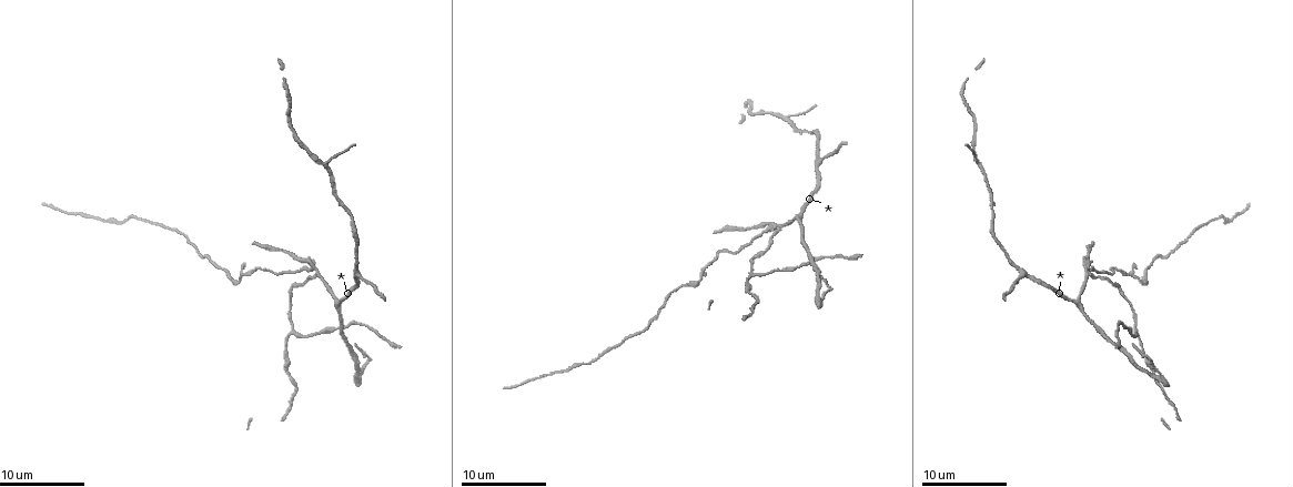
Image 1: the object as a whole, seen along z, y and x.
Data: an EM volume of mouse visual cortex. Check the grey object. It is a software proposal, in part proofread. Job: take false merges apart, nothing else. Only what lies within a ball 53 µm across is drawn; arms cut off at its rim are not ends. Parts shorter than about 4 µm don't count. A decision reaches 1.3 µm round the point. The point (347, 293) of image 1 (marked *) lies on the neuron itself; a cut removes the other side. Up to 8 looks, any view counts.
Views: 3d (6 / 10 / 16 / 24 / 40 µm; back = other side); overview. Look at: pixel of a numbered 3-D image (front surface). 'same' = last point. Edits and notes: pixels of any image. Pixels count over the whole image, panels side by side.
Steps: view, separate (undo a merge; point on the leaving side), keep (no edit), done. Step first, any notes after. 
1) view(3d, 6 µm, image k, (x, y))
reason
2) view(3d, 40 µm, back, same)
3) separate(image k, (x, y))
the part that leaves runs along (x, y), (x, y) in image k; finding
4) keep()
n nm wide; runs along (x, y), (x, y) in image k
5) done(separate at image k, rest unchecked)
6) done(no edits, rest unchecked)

view(3d, 10 µm, image 1, (1088, 262))
branch point

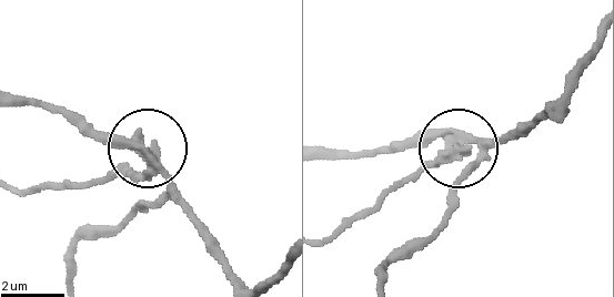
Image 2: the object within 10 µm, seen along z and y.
separate(image 2, (108, 172))
side arm 8 µm; the part that leaves runs along (147, 162), (78, 185), (13, 188) in image 2; a second neuron is stuck on

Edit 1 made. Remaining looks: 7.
view(3d, 6 µm, image 1, (359, 274))

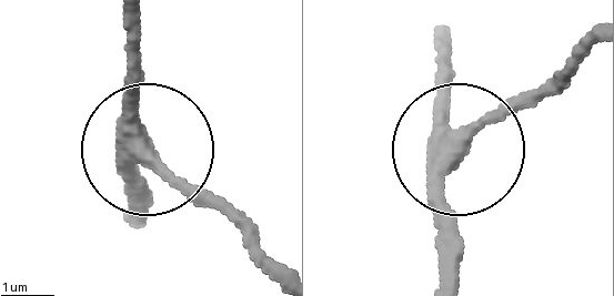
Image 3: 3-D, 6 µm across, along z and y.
keep()
side arm 5 µm; runs along (445, 282), (450, 162), (573, 61) in image 3; continuous, no second neuron

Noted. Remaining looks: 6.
view(3d, 16 µm, image 1, (336, 301))
three-way junction

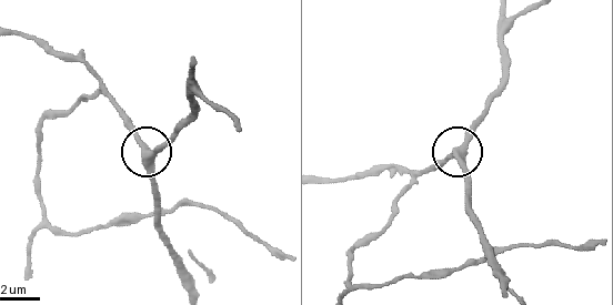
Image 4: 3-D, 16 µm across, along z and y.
keep()
340 nm wide; runs along (484, 111), (459, 149), (464, 187) in image 4; continuous, no second neuron

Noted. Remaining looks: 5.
view(3d, 10 µm, image 1, (292, 331))
arms part here

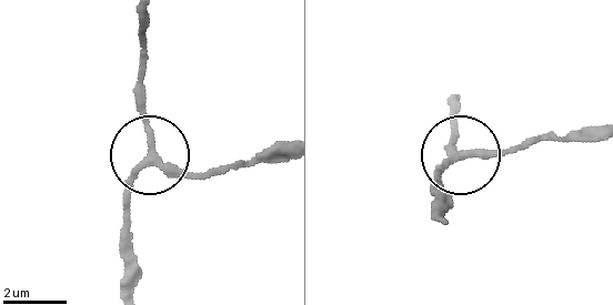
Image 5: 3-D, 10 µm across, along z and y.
view(3d, 6 µm, image 5, (153, 160))

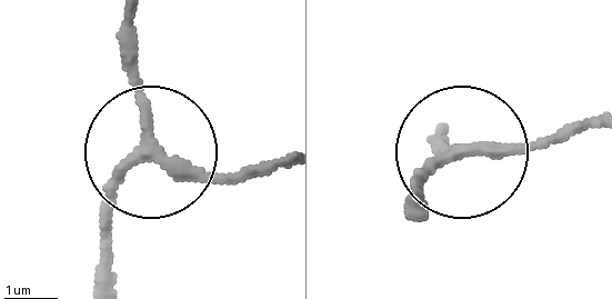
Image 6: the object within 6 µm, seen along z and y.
keep()
3 arms; runs along (443, 133), (457, 156), (497, 156), (589, 129) in image 6; continuous, no second neuron

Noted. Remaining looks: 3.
done(separate at image 2, rest unchecked)

